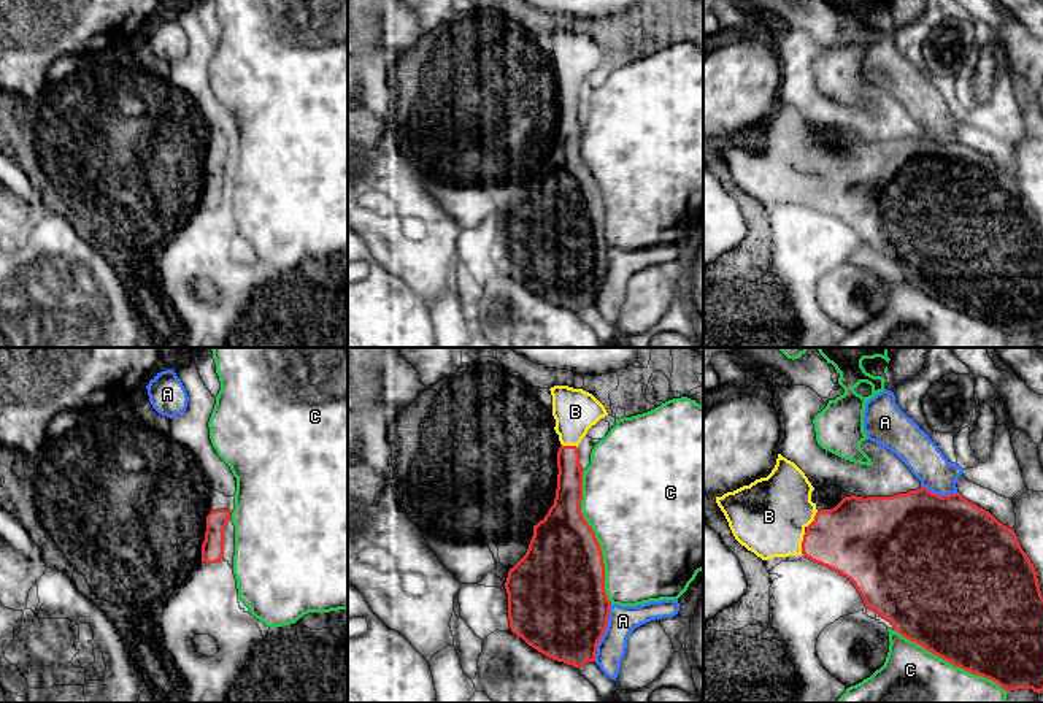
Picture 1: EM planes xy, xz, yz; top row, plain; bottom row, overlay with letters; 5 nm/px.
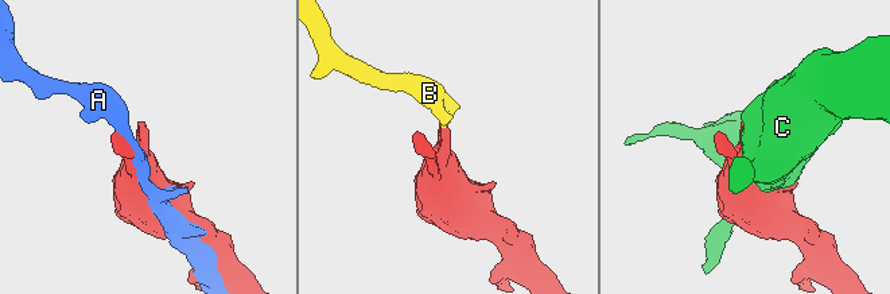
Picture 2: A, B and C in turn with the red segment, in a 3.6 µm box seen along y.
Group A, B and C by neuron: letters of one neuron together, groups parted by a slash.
A / B / C

